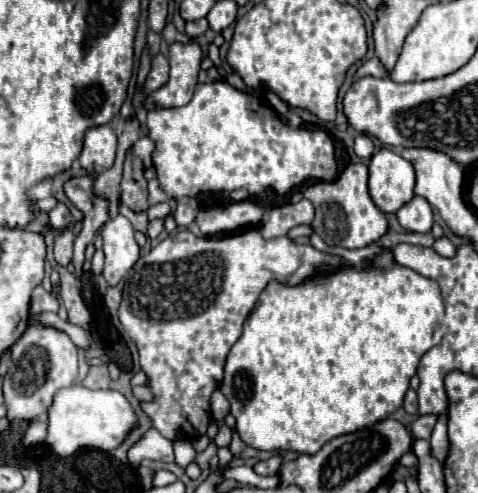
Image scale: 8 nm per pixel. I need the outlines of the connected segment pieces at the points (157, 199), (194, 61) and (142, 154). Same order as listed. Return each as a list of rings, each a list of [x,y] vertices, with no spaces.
[[[151,179],[149,181],[149,205],[157,205],[157,203],[163,203],[163,201],[169,201],[169,197],[159,189],[159,183],[157,179]]]
[[[173,43],[169,49],[171,73],[165,87],[147,95],[145,107],[181,107],[189,103],[197,85],[203,51],[199,43]]]
[[[139,137],[139,141],[131,147],[131,153],[143,161],[143,167],[151,167],[151,153],[153,153],[153,141],[149,137]]]

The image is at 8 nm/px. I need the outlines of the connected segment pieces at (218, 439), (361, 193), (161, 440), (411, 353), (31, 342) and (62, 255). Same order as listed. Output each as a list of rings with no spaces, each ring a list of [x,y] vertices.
[[[219,421],[217,425],[219,425],[219,431],[215,435],[215,445],[217,447],[227,447],[231,443],[231,429],[227,427],[225,421]]]
[[[363,163],[347,165],[345,171],[333,183],[321,183],[321,187],[309,185],[303,195],[315,207],[315,219],[311,223],[313,233],[317,233],[327,245],[339,245],[345,249],[359,249],[377,239],[381,239],[389,231],[389,223],[385,213],[375,207],[367,191],[367,167]]]
[[[149,429],[145,433],[145,437],[129,449],[129,461],[131,465],[139,465],[141,459],[155,459],[155,461],[163,461],[163,463],[173,463],[175,455],[173,455],[173,441],[165,439],[159,431]]]
[[[381,249],[379,255],[365,261],[363,265],[343,265],[335,271],[317,271],[313,277],[305,279],[299,285],[283,285],[279,281],[271,281],[253,313],[243,325],[243,335],[237,339],[237,343],[231,347],[227,363],[225,363],[225,379],[221,383],[221,391],[231,403],[231,413],[237,419],[237,433],[241,441],[253,449],[261,451],[297,451],[297,453],[317,453],[329,439],[337,435],[347,435],[353,431],[359,431],[361,427],[369,427],[369,423],[377,423],[397,411],[403,403],[405,391],[409,389],[409,379],[417,373],[419,359],[425,351],[429,351],[435,345],[435,331],[439,329],[439,323],[443,319],[443,299],[439,285],[433,279],[427,279],[419,275],[417,271],[399,265],[393,259],[393,253],[389,249]]]
[[[27,327],[21,339],[11,347],[11,353],[13,359],[3,381],[9,421],[31,421],[39,417],[51,407],[55,393],[73,385],[77,379],[77,347],[65,333],[53,331],[51,327]]]
[[[65,229],[61,235],[55,237],[53,255],[55,255],[55,261],[61,267],[69,267],[71,265],[71,259],[73,259],[73,241],[75,241],[75,235],[73,235],[71,229]]]

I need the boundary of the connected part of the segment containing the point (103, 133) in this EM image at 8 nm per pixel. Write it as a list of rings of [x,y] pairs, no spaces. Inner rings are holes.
[[[97,125],[87,129],[83,151],[79,155],[79,163],[87,171],[103,171],[109,169],[115,161],[117,137],[109,125]]]

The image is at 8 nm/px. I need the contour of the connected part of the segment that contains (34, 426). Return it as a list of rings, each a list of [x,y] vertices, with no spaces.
[[[31,421],[23,435],[23,445],[35,447],[35,445],[43,443],[45,437],[47,437],[47,421]]]

